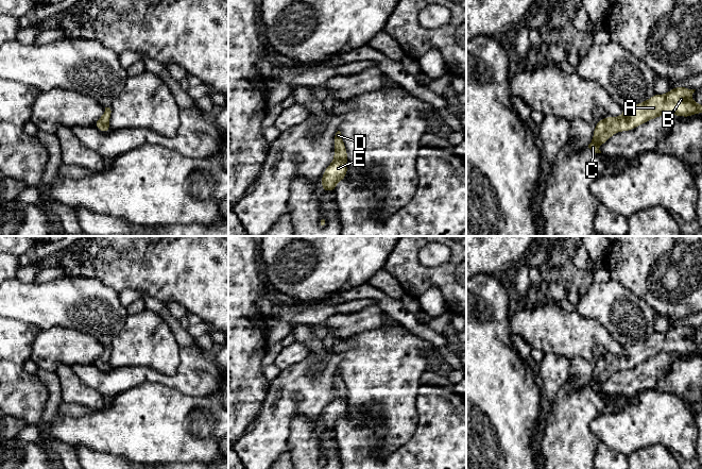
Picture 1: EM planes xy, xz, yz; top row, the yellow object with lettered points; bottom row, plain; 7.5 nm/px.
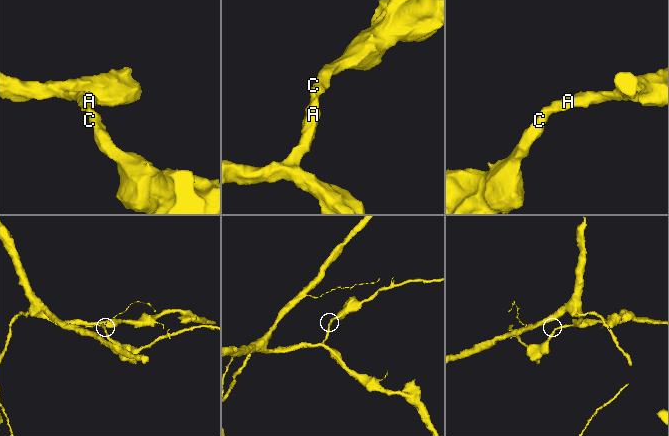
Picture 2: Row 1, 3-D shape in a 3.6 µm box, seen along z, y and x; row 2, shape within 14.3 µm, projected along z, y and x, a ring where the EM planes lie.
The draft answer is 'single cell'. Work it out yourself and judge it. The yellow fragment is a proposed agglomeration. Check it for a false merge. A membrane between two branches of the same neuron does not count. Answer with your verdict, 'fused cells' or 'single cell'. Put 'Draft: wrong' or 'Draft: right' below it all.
single cell
Draft: right

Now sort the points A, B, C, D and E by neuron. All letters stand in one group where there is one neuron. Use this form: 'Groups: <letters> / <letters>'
Groups: A B C D E

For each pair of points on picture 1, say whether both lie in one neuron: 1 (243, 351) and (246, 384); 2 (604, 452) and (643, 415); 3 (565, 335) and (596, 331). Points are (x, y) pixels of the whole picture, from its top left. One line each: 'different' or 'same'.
1: same
2: different
3: same

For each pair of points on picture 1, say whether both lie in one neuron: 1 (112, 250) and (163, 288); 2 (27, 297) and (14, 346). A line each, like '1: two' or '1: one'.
1: one
2: two

